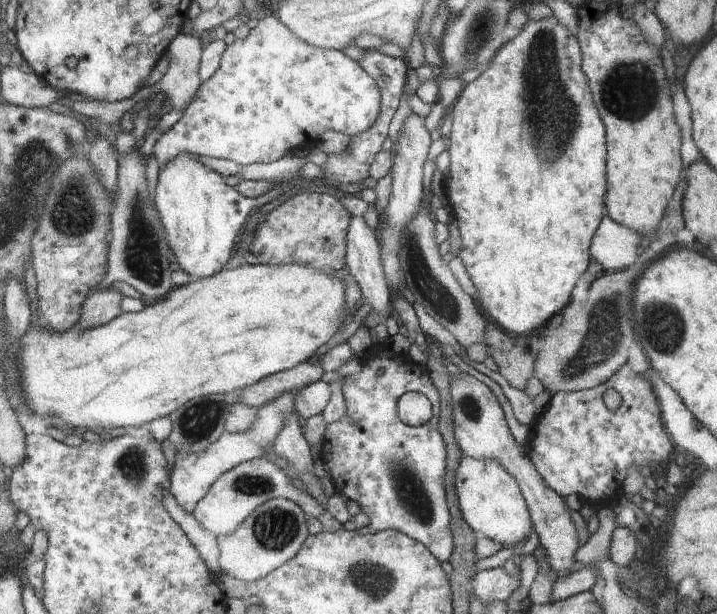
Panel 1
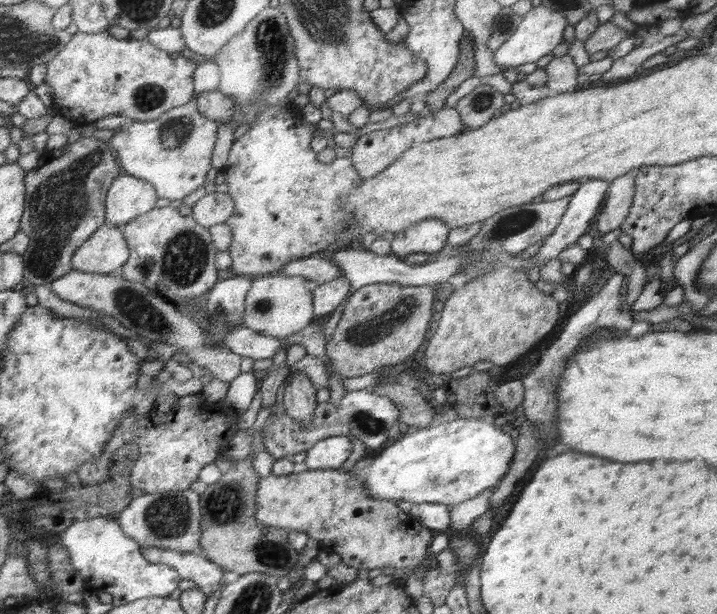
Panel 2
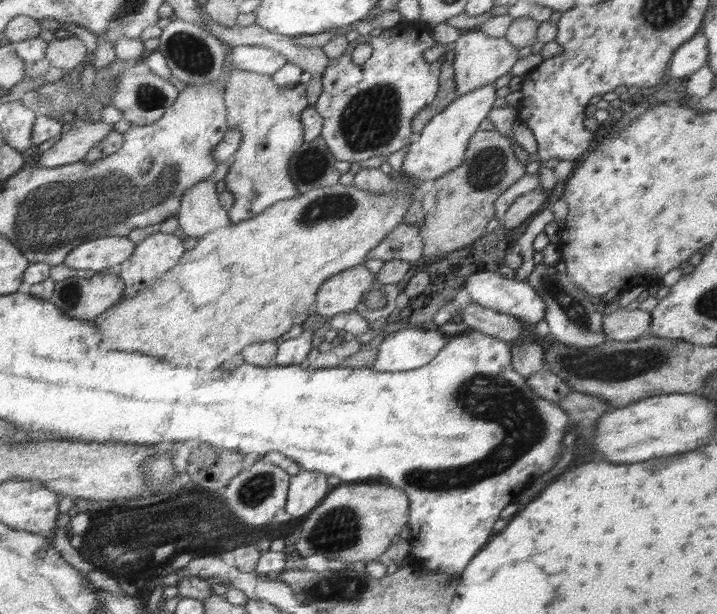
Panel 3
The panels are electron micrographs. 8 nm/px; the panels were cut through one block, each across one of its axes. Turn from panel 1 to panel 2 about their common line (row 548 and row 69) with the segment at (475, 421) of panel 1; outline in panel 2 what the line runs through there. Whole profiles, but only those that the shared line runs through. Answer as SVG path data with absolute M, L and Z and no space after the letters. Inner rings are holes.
M572 56L554 57L544 68L547 74L546 86L551 90L551 95L575 92L578 86L578 67Z

